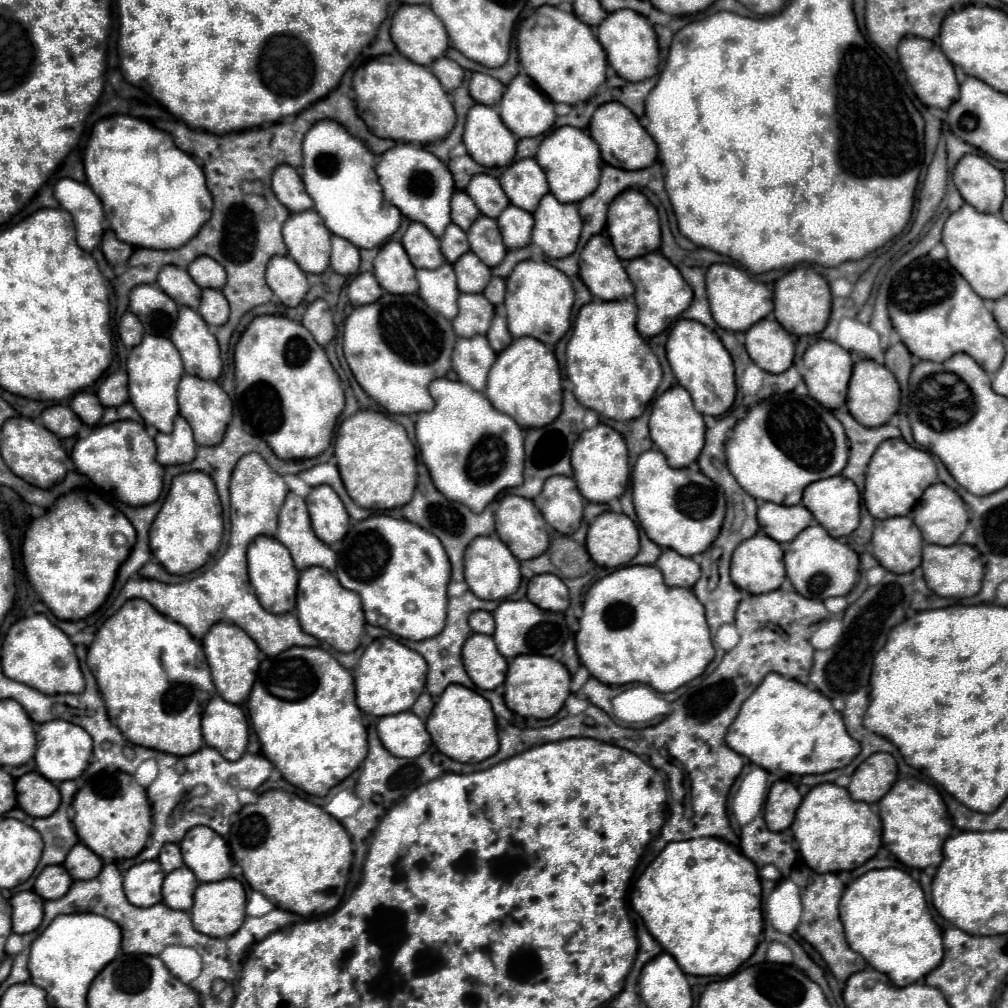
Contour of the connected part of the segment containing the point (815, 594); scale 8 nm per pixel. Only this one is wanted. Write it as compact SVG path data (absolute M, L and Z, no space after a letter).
M820 526L804 528L788 546L784 554L786 576L790 578L796 592L814 600L826 600L830 596L846 596L858 580L858 554L848 546L840 544L836 538Z

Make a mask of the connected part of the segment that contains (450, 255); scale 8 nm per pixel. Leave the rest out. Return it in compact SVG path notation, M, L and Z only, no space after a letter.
M450 224L444 232L444 236L440 238L440 246L442 246L442 254L446 256L446 260L452 264L456 262L462 254L466 254L470 250L470 244L468 244L468 238L466 238L466 232L456 226L456 224Z

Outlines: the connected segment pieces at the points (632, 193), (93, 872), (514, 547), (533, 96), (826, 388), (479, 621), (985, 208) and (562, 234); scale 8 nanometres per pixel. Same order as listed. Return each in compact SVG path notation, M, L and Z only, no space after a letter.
M624 190L610 204L608 210L608 236L614 244L616 254L622 260L644 256L644 252L656 252L660 248L660 222L652 202L640 190Z
M78 842L68 852L64 868L74 880L90 880L90 878L96 878L98 872L102 870L102 860L86 844Z
M506 494L496 510L496 532L518 560L544 554L550 546L548 526L532 500Z
M518 74L506 86L498 112L506 128L518 138L540 136L556 120L554 102L526 74Z
M818 340L814 342L806 352L802 360L802 376L808 386L808 392L812 398L816 398L824 408L834 410L846 402L846 392L848 392L848 382L852 376L852 366L854 358L848 350L840 348L832 340Z
M484 610L472 612L468 618L468 624L478 634L492 634L494 632L494 618L490 612L484 612Z
M962 156L952 178L962 198L970 206L974 206L978 212L1000 214L1004 202L1004 174L984 156Z
M546 194L540 200L538 210L534 212L534 220L536 224L532 230L532 242L540 246L548 258L566 258L576 250L580 230L582 230L582 220L580 220L576 204L562 204L552 194Z

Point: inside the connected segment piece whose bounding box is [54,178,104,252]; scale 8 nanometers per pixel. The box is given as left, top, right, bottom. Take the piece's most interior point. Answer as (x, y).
(77, 198)

